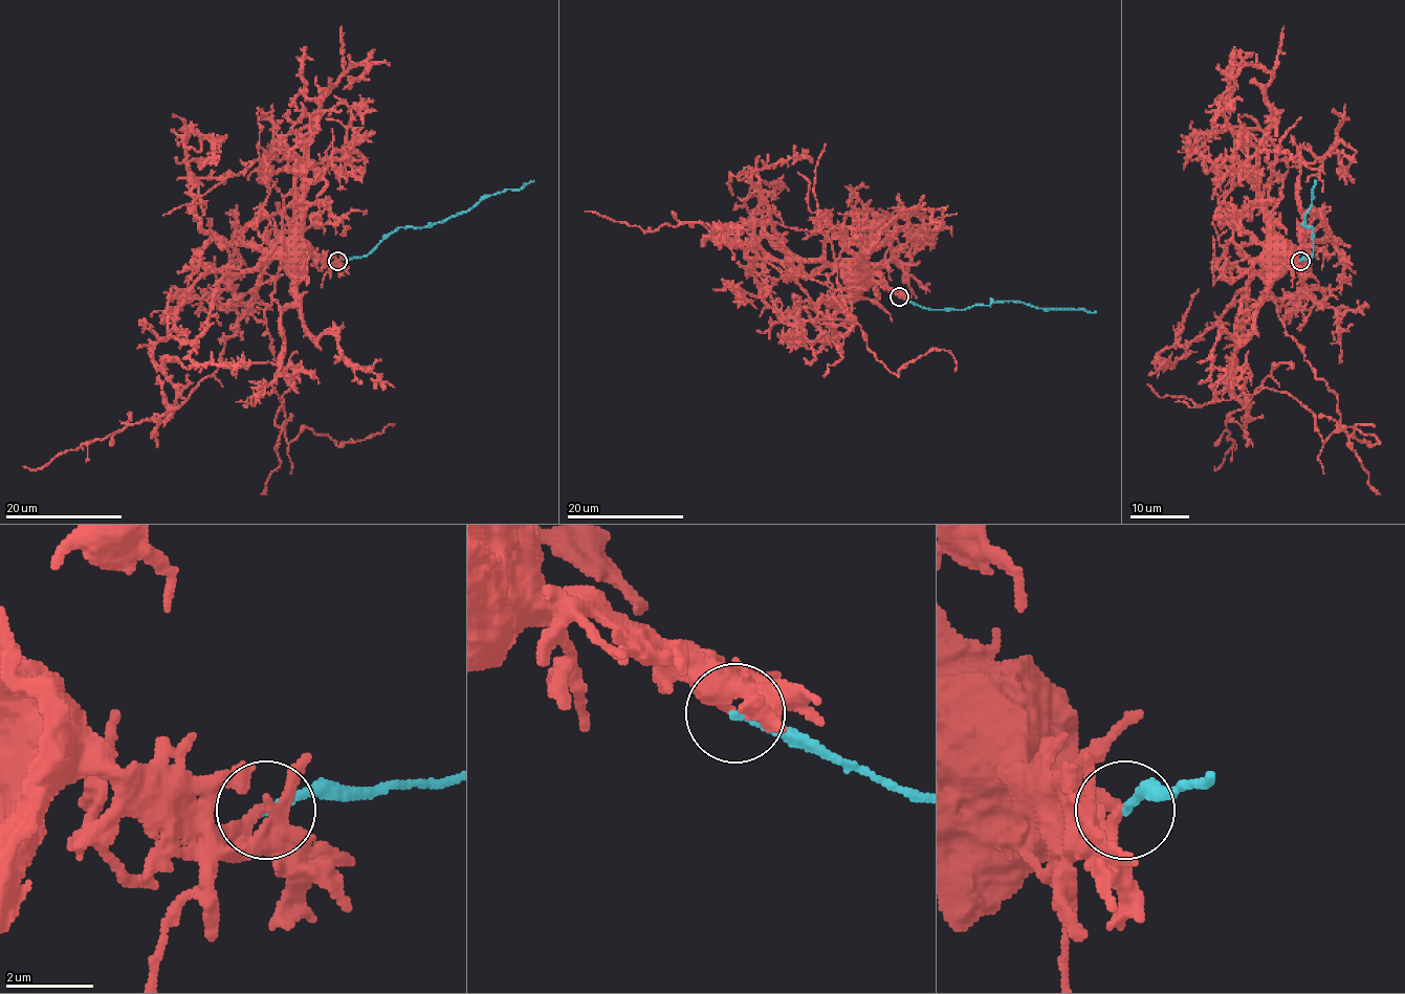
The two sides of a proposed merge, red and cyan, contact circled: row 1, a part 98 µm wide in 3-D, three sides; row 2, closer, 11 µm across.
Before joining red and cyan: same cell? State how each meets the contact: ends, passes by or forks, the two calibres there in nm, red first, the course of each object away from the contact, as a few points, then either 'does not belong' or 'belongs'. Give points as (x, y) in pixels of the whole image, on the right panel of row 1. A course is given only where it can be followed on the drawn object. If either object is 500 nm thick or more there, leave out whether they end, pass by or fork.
red ends | cyan ends | 280/170 nm | red via (1299, 261), (1295, 262), (1279, 244), (1272, 247) | cyan via (1299, 261), (1313, 253), (1313, 227), (1304, 222), (1304, 215), (1309, 211), (1314, 180) | does not belong

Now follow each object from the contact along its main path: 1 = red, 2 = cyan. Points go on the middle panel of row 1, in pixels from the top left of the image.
1: (899, 296), (858, 268)
2: (899, 296), (931, 309), (962, 309), (1018, 301), (1045, 308), (1096, 311)

